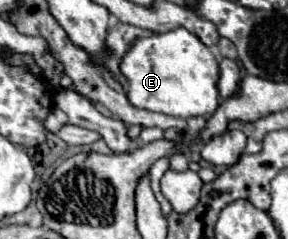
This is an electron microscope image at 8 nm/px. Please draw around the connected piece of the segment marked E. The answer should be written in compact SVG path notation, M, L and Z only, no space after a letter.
M186 28L136 38L120 62L120 72L128 80L126 96L136 108L180 118L210 116L218 108L218 60Z

